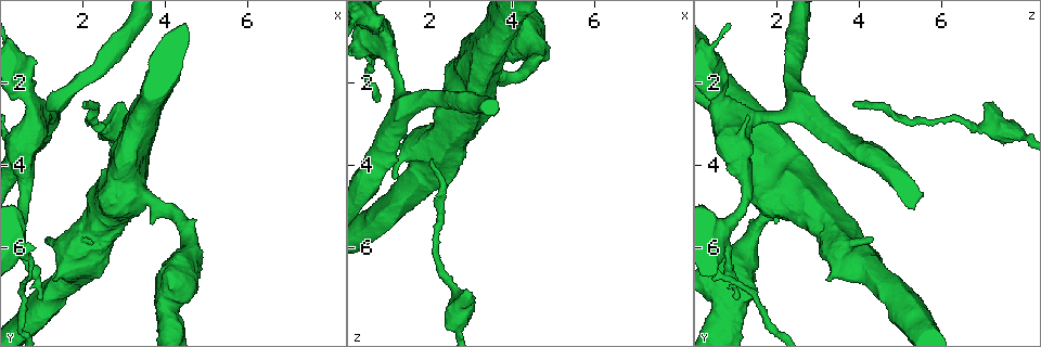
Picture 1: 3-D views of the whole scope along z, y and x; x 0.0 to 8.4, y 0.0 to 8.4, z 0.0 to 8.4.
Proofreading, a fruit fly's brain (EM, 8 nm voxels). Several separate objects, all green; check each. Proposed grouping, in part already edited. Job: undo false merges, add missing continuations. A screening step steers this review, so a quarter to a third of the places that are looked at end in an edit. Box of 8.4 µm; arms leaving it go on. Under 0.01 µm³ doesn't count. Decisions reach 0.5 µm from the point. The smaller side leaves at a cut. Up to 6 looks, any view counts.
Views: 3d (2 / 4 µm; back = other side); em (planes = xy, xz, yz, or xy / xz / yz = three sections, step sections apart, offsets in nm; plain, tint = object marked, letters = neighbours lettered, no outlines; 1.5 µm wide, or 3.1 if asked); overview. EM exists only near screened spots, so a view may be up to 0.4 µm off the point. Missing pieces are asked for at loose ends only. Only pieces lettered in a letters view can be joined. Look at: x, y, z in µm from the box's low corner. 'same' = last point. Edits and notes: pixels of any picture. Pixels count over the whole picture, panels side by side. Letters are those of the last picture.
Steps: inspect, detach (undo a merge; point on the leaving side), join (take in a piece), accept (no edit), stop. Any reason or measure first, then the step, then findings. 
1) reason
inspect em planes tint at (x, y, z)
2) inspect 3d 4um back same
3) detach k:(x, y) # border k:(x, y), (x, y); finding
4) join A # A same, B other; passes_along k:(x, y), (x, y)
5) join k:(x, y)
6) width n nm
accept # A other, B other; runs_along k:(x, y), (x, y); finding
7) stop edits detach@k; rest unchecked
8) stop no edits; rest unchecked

branch point
inspect 3d 4um at (0.70, 6.50, 0.80)

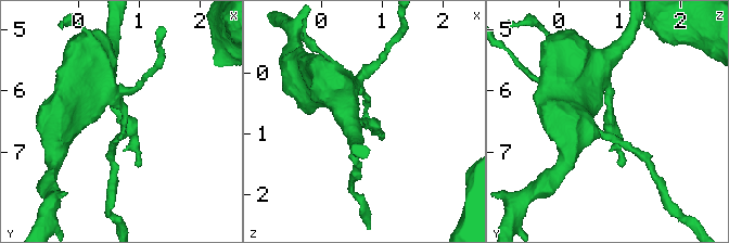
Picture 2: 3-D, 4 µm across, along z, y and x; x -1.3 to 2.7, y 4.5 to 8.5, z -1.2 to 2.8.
inspect em xy step 4 tint at (0.70, 6.60, 0.85)

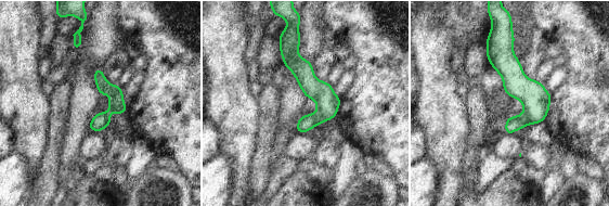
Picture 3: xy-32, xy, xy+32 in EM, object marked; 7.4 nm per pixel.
another direction
inspect em planes letters same

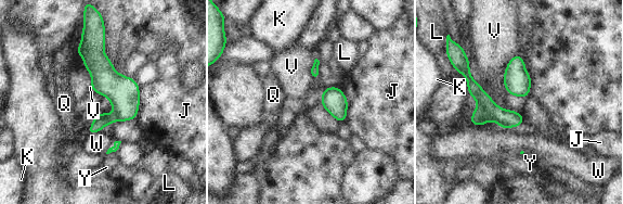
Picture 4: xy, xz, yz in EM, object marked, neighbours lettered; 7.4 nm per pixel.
width 160 nm; longest_contact J 240 nm
detach 4:(102, 119) # J other, K other, L other, Q other, V other, W other, Y other; two cells meet here

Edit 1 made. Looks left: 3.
redraw
inspect overview

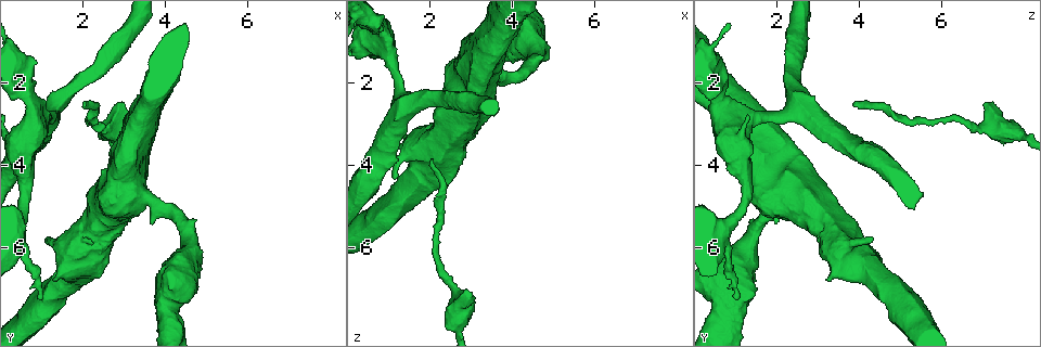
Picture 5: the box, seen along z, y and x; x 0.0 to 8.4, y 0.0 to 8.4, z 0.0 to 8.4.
inspect em planes letters at (2.05, 2.55, 3.90)

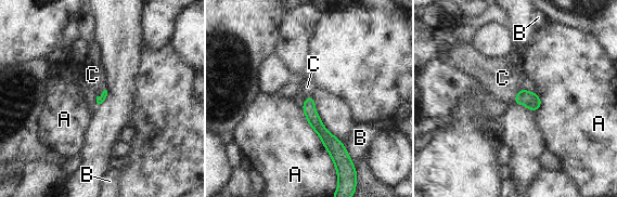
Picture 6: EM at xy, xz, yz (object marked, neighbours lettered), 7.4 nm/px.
join C # A other, B other, C same; passes_along 6:(530, 100), (517, 95), (502, 78); it goes on there

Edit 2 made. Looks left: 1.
stop edits detach@4, join@6; rest unchecked

